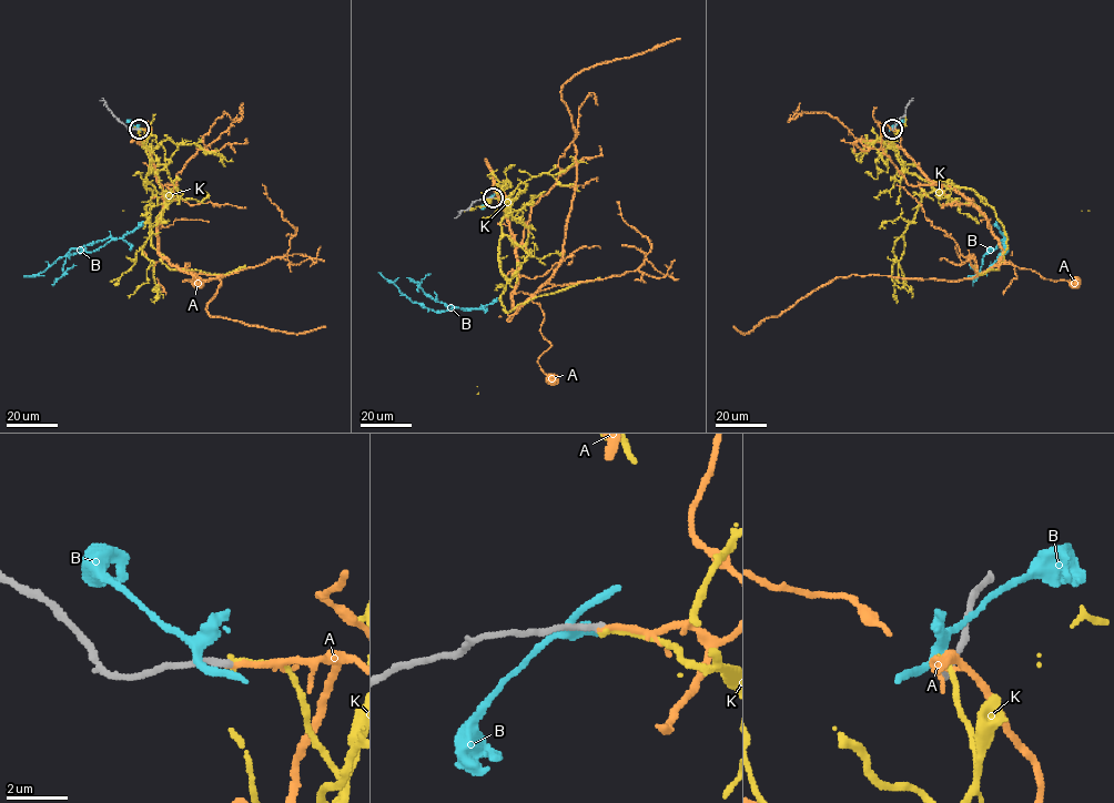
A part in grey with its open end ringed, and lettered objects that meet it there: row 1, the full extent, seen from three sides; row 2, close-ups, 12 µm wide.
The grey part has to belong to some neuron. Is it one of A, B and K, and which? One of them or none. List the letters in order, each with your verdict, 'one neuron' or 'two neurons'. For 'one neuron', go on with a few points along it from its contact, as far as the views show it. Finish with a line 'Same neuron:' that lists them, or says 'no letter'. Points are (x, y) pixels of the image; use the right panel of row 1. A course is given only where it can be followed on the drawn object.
A: one neuron; course (892, 129), (931, 181), (954, 189), (984, 216), (1001, 252), (999, 267), (1009, 263), (1044, 278), (1076, 281)
B: two neurons
K: two neurons
Same neuron: A

